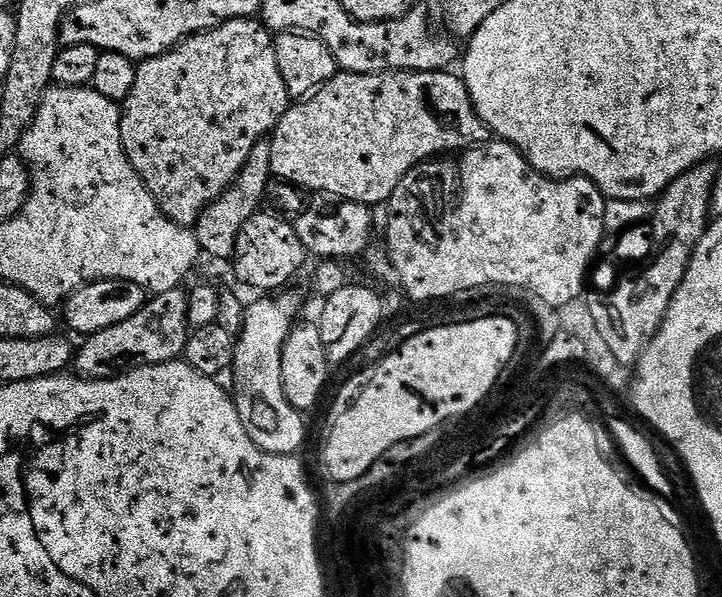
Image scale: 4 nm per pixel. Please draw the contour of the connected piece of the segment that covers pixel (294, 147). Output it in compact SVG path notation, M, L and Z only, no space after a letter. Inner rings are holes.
M343 70L337 71L333 80L326 82L326 86L319 88L313 96L289 106L286 114L278 122L278 126L272 131L270 160L273 177L296 184L309 193L320 192L316 194L323 194L328 198L349 200L350 202L358 202L369 206L377 206L376 204L380 203L380 205L383 205L391 200L398 182L402 182L405 174L416 165L439 157L441 154L456 154L461 150L474 148L489 139L489 130L480 120L480 115L476 113L476 107L472 105L468 87L464 85L464 81L459 75L451 76L452 74L448 70L443 72L379 72L378 74L354 74Z

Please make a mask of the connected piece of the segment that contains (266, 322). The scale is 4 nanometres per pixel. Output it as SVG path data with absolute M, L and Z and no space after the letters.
M272 294L267 298L256 298L253 304L247 305L244 313L244 325L240 335L236 337L236 353L230 369L232 384L236 387L234 399L238 418L242 418L242 426L246 426L246 434L263 452L273 452L277 458L288 458L304 444L305 417L286 398L286 390L282 386L282 350L286 346L286 338L297 323L296 315L300 312L300 304L288 294Z

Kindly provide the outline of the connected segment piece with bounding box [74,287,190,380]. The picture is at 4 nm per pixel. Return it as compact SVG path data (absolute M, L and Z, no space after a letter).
M183 287L174 290L166 290L165 292L153 295L147 304L142 306L142 310L138 310L138 314L133 314L130 318L126 318L126 322L118 322L118 326L106 326L106 330L98 330L93 336L87 337L83 341L84 345L79 345L78 351L74 356L74 368L79 375L86 380L114 380L118 376L123 376L126 372L133 372L136 368L142 366L158 366L159 364L170 364L179 361L184 355L184 348L188 344L190 329L188 326L188 292Z

